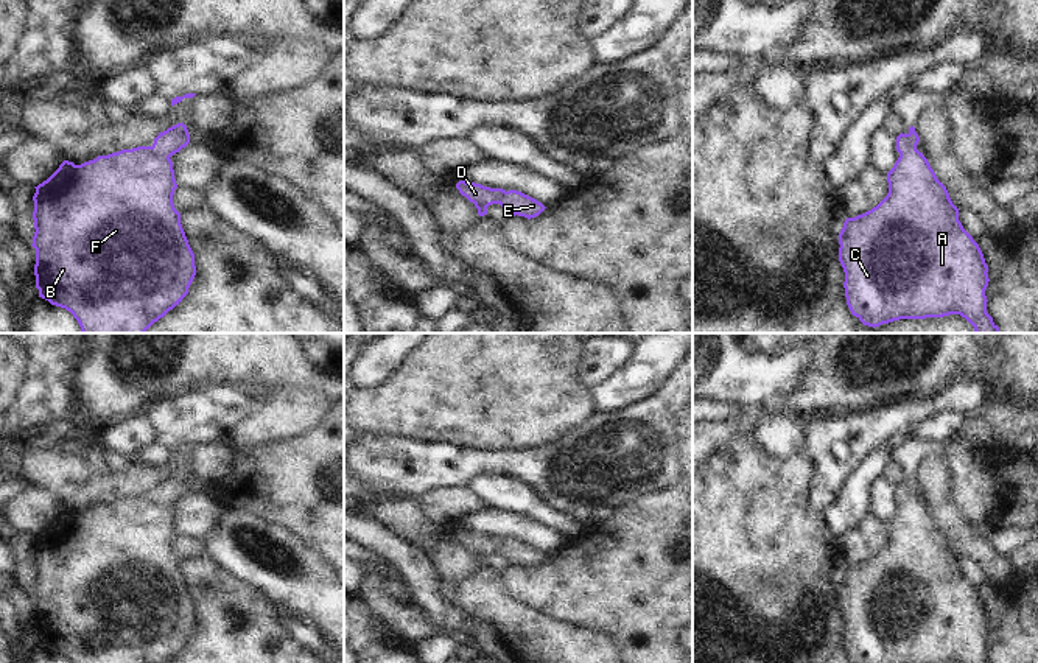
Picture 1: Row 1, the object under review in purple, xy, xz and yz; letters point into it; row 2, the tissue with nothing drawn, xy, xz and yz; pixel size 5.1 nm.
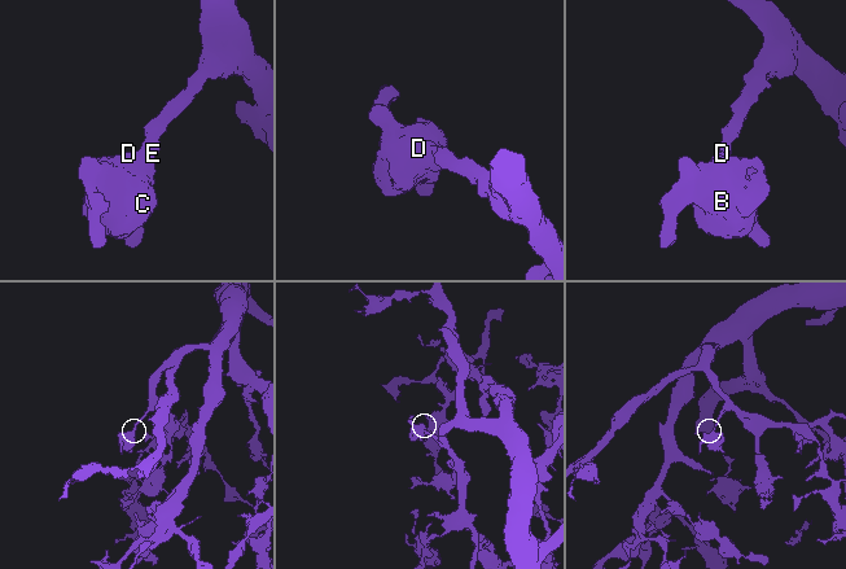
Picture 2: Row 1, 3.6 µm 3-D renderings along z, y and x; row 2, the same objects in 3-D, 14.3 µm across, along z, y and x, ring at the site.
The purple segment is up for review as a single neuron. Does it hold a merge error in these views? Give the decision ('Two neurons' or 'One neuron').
One neuron.

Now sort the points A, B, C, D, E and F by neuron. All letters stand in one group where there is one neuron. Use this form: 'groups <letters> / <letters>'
groups A B C D E F

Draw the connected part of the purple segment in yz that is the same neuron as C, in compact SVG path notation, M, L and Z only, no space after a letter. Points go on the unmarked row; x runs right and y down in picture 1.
M915 476L896 486L899 501L887 521L889 542L871 559L847 567L839 582L839 610L851 663L988 663L988 615L959 570L946 535L917 498Z

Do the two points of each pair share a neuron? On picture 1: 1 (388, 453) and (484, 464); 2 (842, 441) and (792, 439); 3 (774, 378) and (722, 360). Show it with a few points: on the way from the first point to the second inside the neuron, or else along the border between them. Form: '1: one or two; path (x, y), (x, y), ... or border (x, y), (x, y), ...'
1: one; path (411, 458), (461, 463)
2: two; border (810, 419), (803, 431), (803, 449), (799, 453)
3: one; path (761, 378), (741, 378), (735, 372)

